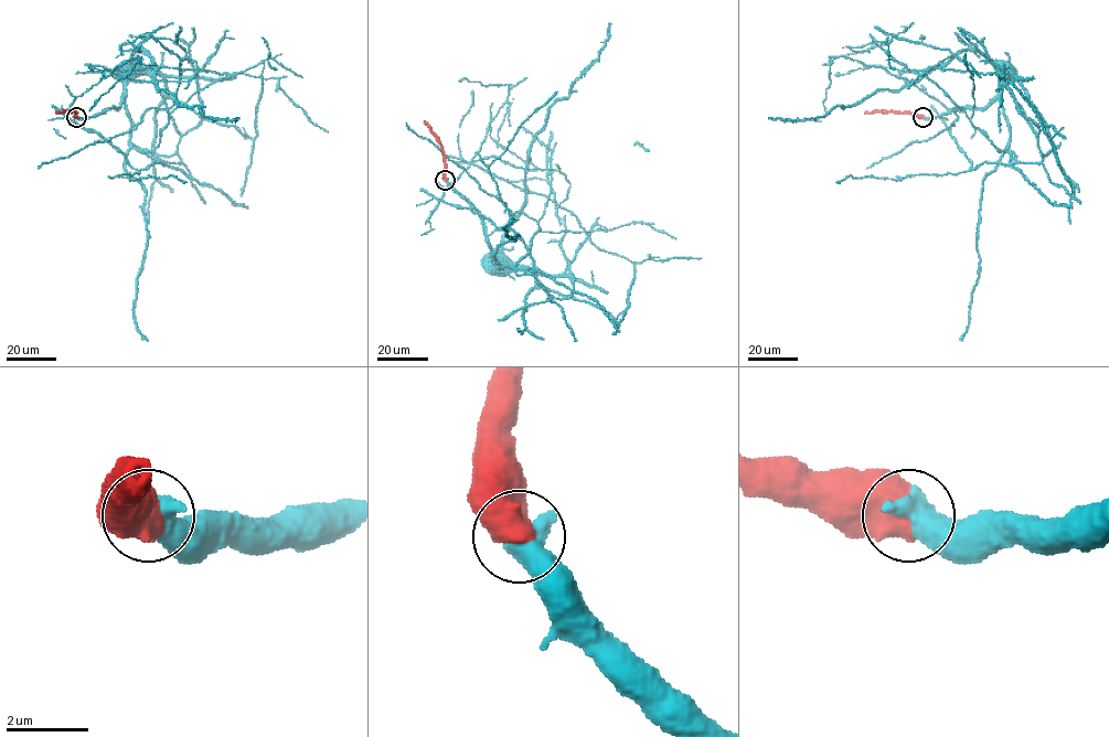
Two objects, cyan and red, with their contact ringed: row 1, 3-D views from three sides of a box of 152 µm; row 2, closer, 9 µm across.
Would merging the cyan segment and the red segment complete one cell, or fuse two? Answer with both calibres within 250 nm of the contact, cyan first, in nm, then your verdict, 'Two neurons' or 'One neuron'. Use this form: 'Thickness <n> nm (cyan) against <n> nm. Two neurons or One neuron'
Thickness 700 nm (cyan) against 750 nm. One neuron

